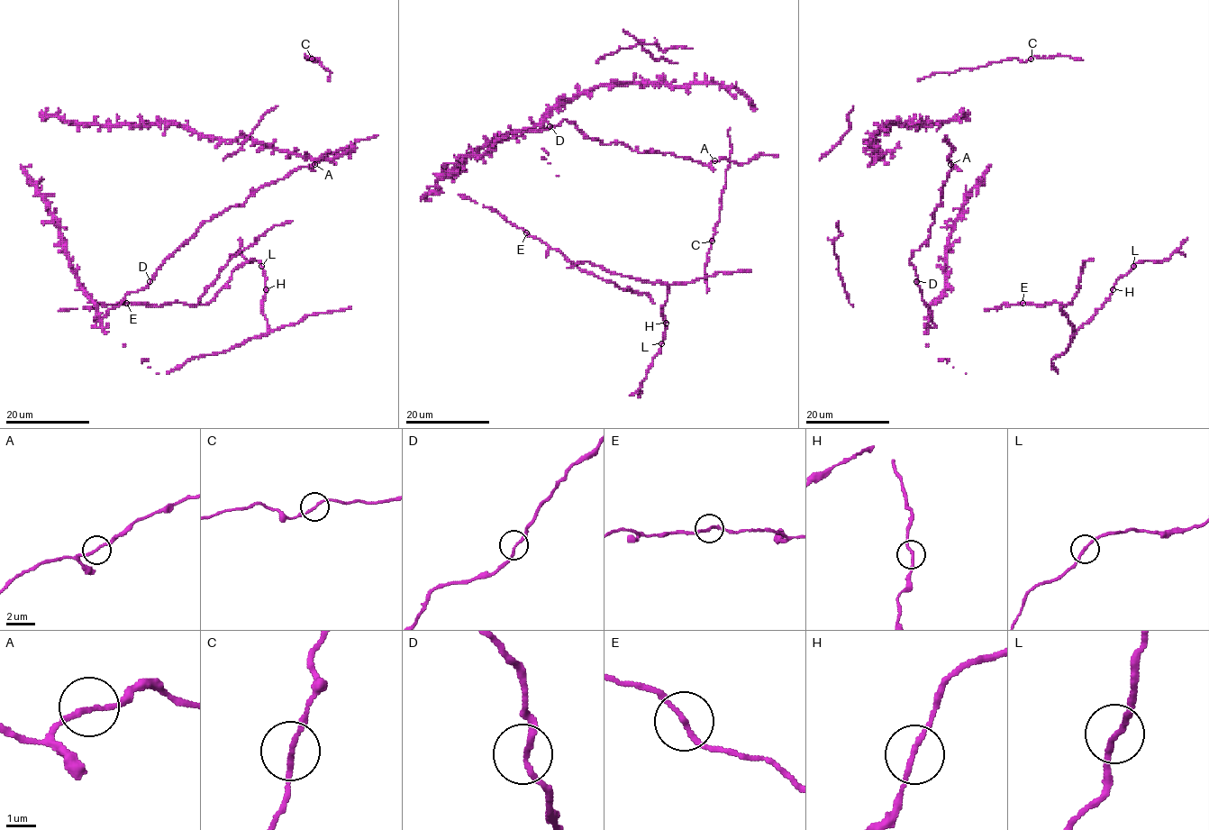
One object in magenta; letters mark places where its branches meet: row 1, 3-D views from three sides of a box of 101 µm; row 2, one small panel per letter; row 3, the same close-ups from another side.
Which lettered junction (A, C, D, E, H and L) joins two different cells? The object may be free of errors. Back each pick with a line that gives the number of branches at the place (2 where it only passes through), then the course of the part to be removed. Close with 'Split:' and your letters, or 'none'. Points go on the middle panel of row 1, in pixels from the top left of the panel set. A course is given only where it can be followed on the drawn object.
Split: none

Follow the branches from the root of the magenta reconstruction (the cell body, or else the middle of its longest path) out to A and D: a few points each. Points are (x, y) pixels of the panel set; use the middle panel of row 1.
A: (578, 129), (603, 144), (620, 141), (640, 152), (672, 152), (704, 165), (714, 160)
D: (578, 129), (567, 120), (557, 126), (549, 126)

